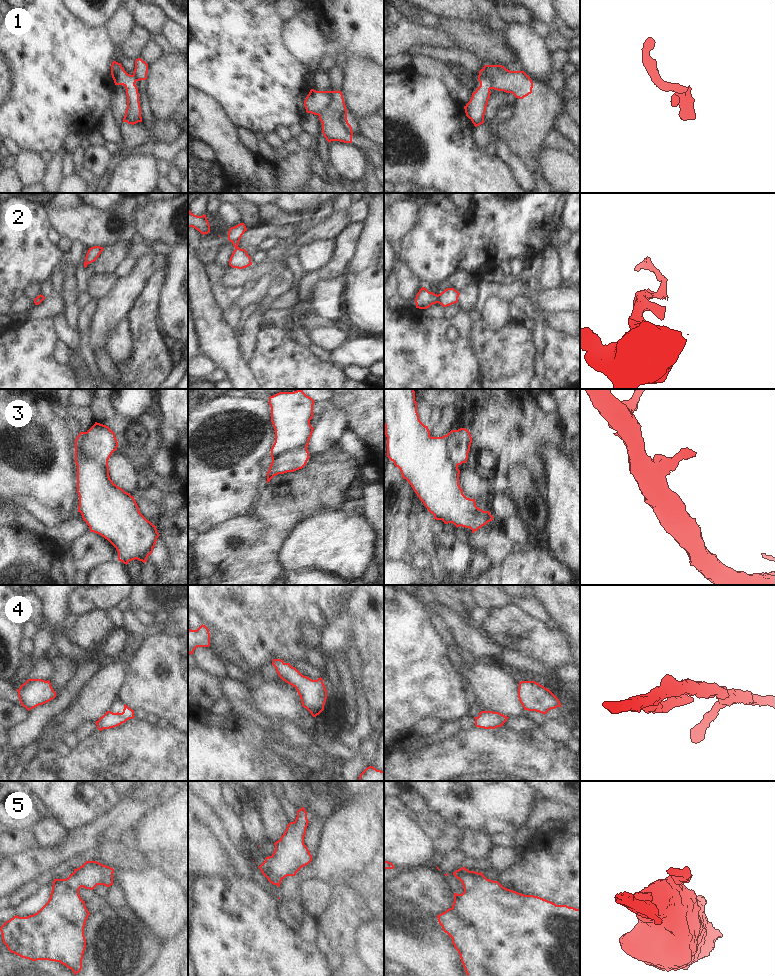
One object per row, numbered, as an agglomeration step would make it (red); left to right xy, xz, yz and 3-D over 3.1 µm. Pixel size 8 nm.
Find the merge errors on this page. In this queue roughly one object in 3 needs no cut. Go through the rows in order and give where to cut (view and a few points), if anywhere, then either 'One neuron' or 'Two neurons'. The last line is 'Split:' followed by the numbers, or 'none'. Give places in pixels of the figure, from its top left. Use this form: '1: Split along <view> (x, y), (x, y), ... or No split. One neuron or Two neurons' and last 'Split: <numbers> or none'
1: Split along xz (330, 91), (329, 102), (317, 114). Two neurons
2: Split along yz (437, 295), (439, 302). Two neurons
3: Split along xy (85, 432), (85, 451), (90, 456), (107, 461). Two neurons
4: No split. One neuron
5: No split. One neuron
Split: 1, 2, 3

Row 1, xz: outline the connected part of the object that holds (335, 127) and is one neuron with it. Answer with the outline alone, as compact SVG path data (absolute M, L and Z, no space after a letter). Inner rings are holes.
M330 91L330 103L318 114L322 123L322 133L326 140L352 143L352 127L347 120L347 109L343 94Z

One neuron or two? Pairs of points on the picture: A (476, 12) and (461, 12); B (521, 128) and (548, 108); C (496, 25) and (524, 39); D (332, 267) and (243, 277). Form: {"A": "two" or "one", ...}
{"A": "one", "B": "one", "C": "two", "D": "two"}

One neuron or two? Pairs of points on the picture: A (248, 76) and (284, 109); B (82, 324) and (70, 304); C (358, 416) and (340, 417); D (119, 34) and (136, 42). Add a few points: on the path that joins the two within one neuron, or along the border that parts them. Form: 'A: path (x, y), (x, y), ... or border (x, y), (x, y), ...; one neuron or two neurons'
A: path (257, 85), (275, 100); one neuron
B: border (81, 310), (77, 320), (77, 331); two neurons
C: border (334, 404), (347, 412), (350, 428); two neurons
D: border (134, 24), (120, 44); two neurons

